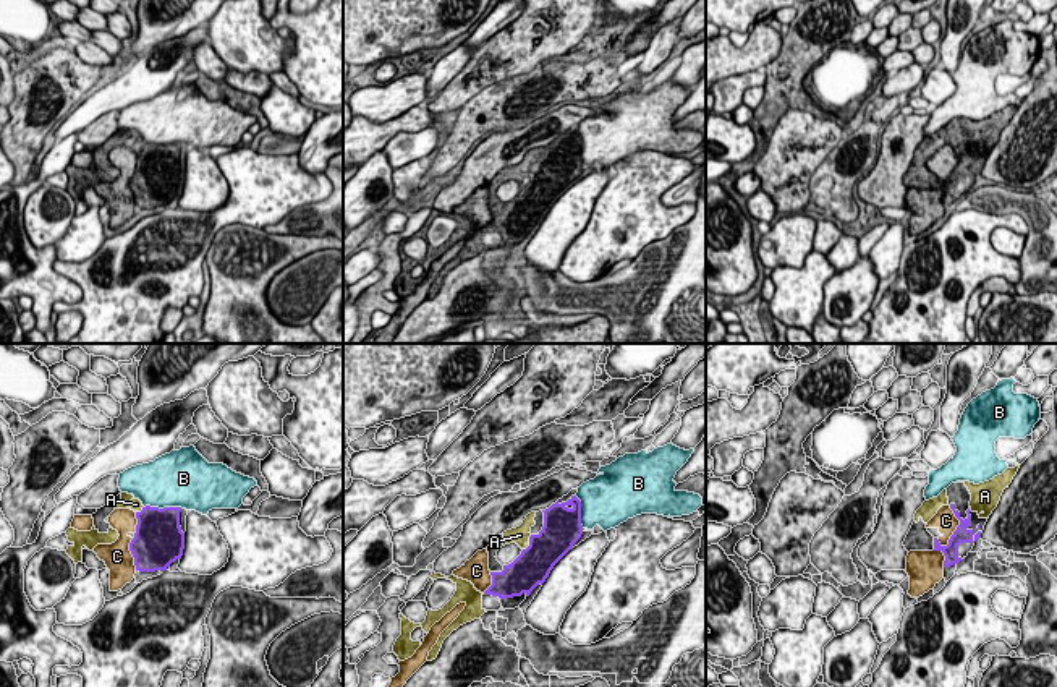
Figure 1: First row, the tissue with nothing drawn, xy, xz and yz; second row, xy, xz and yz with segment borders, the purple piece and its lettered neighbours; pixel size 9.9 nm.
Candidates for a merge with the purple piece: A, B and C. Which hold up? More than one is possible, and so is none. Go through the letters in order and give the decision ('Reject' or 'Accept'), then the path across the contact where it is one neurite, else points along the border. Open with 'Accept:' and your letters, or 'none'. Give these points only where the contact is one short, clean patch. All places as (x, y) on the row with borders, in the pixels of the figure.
Accept: A
A: Accept
B: Reject
C: Reject

